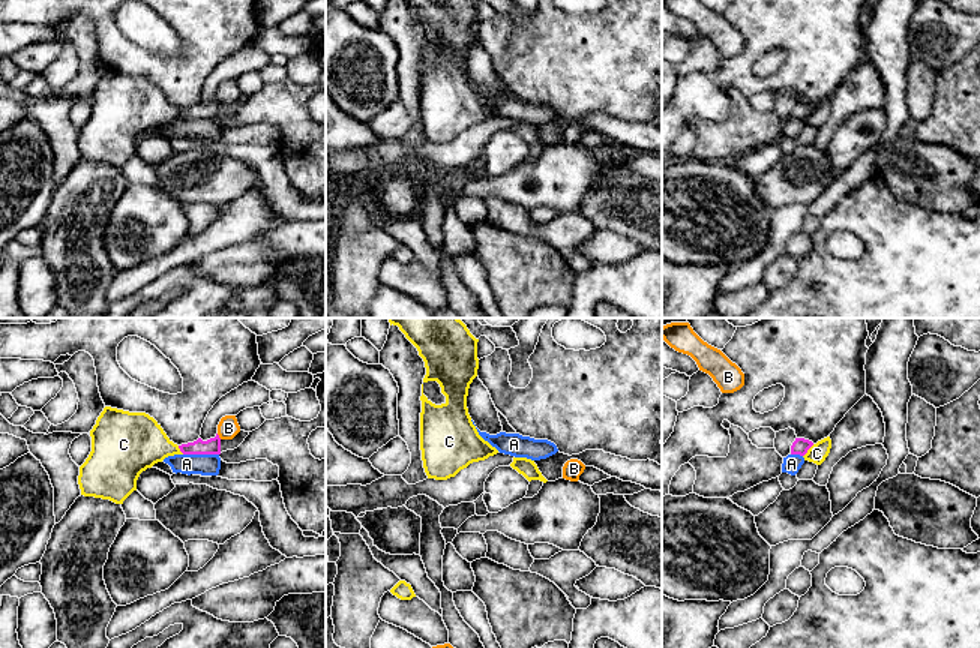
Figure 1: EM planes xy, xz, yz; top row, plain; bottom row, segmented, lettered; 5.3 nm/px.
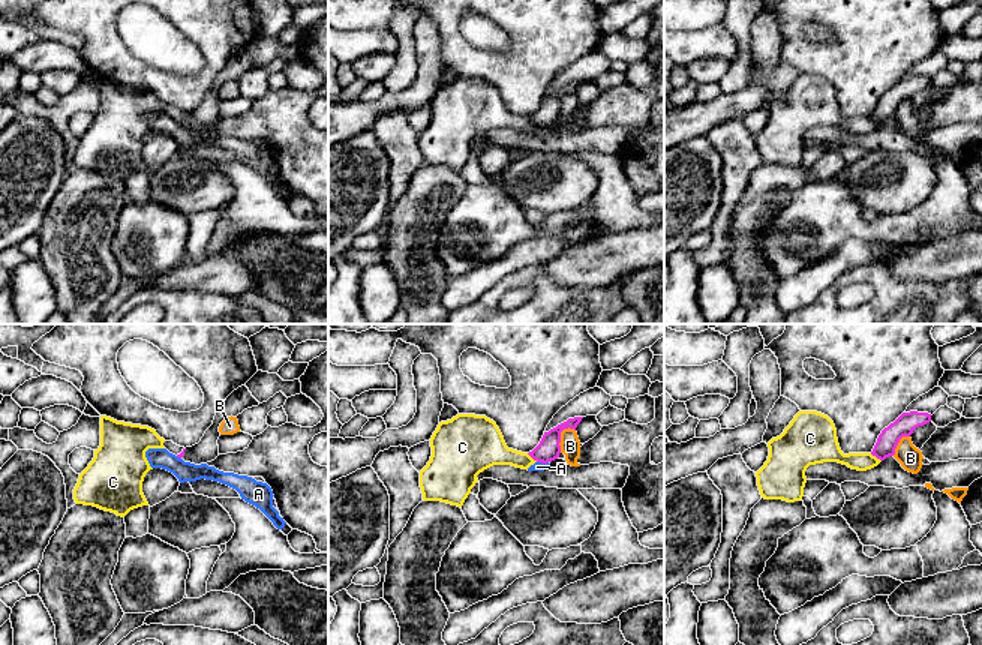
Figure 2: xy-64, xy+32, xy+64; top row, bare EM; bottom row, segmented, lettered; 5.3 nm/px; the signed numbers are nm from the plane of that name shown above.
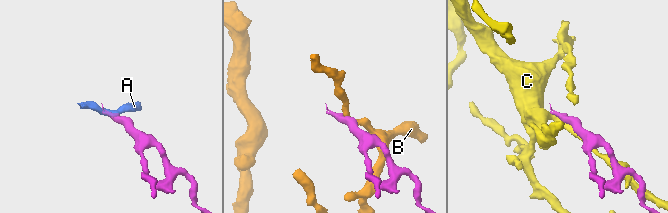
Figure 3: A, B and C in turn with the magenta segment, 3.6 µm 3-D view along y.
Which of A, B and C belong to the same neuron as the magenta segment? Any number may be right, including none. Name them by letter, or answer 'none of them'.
none of them

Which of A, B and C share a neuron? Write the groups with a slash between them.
A / B / C

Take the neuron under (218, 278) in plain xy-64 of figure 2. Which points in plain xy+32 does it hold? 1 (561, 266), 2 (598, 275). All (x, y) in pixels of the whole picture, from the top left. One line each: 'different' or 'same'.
1: same
2: same

